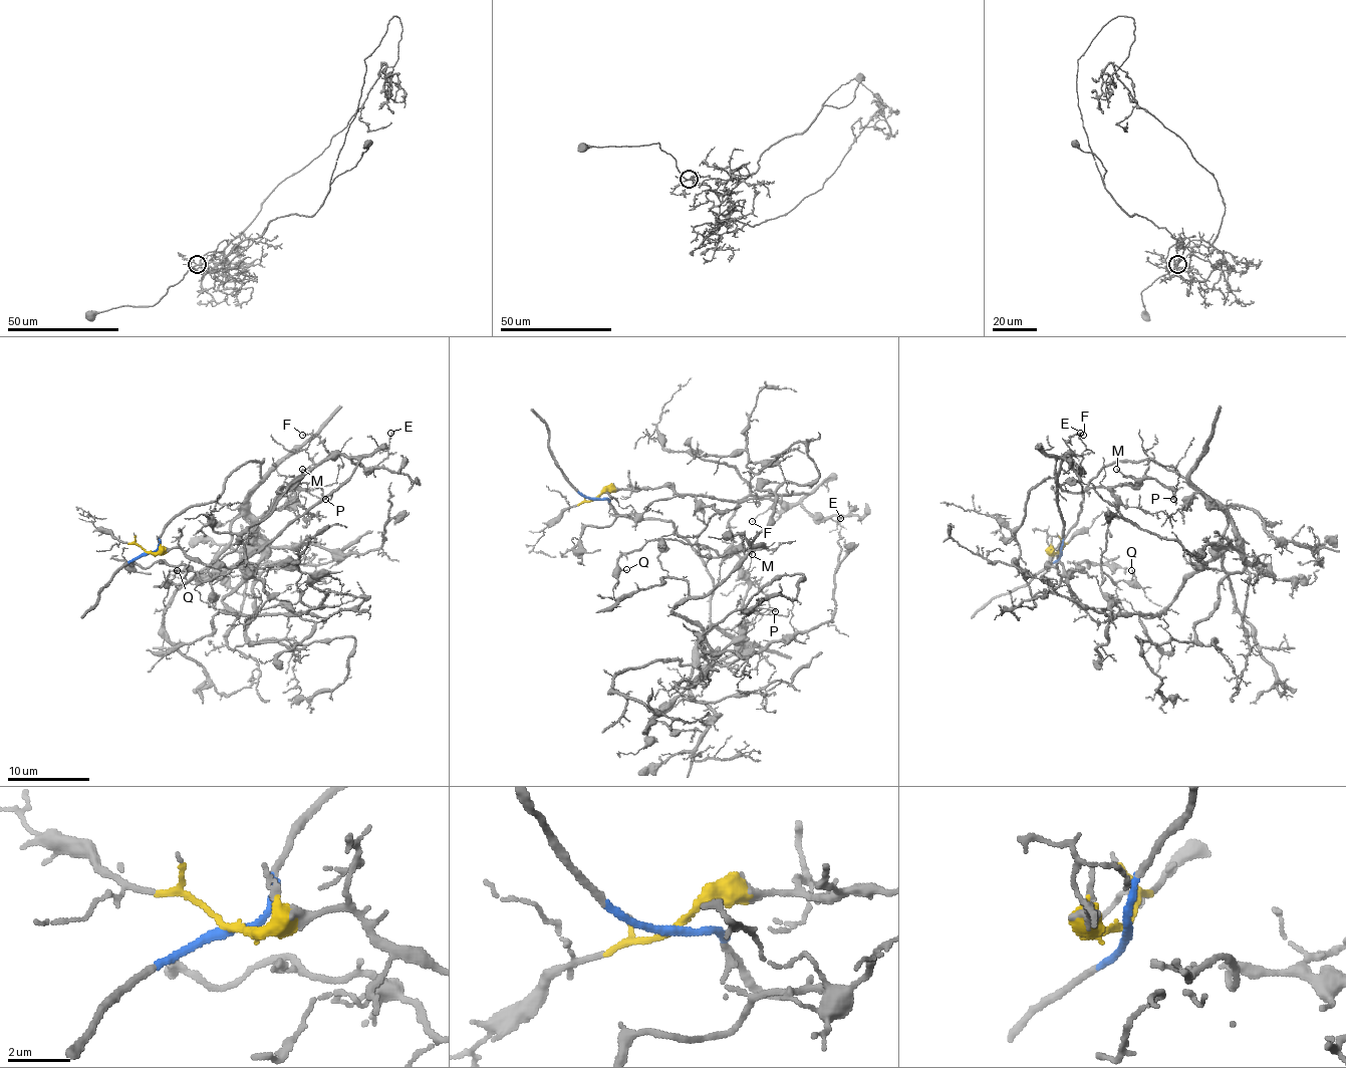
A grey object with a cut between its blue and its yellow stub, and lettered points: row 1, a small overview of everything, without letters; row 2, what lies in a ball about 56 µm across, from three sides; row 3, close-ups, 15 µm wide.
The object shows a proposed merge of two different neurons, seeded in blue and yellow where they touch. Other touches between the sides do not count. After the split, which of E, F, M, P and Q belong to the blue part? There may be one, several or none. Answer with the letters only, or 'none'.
none

